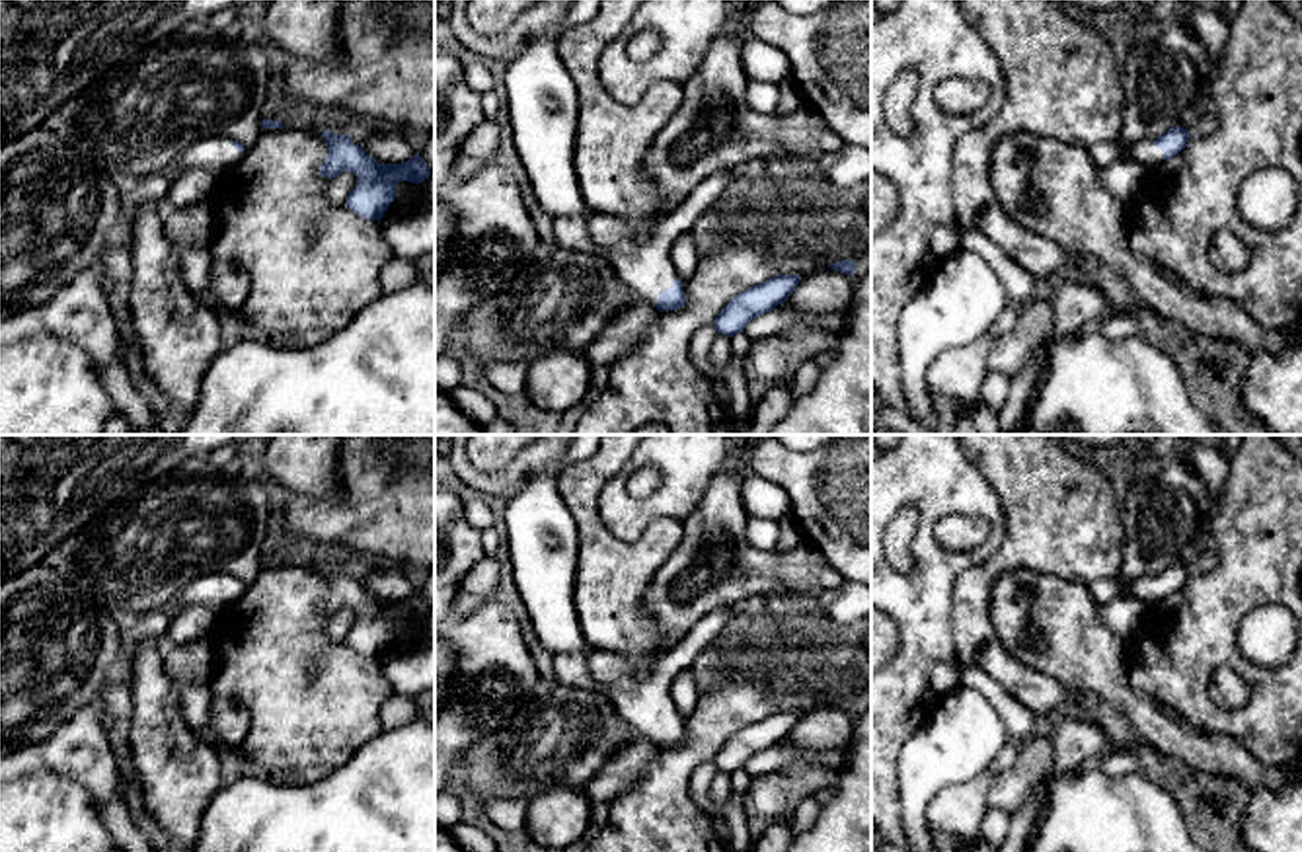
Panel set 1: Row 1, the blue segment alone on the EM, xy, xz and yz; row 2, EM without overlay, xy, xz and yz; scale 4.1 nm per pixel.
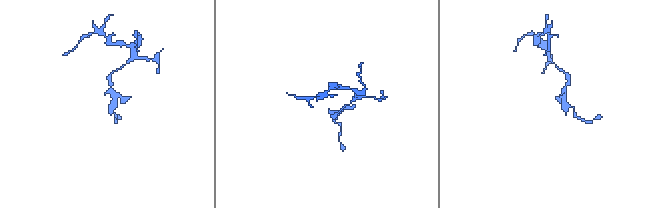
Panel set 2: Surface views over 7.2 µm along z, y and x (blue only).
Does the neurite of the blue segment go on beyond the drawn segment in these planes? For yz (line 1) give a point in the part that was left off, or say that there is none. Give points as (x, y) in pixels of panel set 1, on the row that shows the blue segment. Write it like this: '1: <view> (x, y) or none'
1: yz (1147, 154)

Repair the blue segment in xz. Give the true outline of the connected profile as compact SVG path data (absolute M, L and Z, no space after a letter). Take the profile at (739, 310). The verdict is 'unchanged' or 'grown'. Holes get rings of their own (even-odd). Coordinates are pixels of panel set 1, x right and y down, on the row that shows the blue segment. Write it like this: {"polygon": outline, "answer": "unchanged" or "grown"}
{"polygon": "M778 275L739 292L713 320L717 333L733 337L743 331L750 320L785 302L799 281L797 275Z", "answer": "unchanged"}

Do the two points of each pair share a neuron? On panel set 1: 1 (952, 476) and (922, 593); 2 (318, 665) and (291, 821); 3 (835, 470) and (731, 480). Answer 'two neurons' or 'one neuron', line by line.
1: one neuron
2: two neurons
3: two neurons

